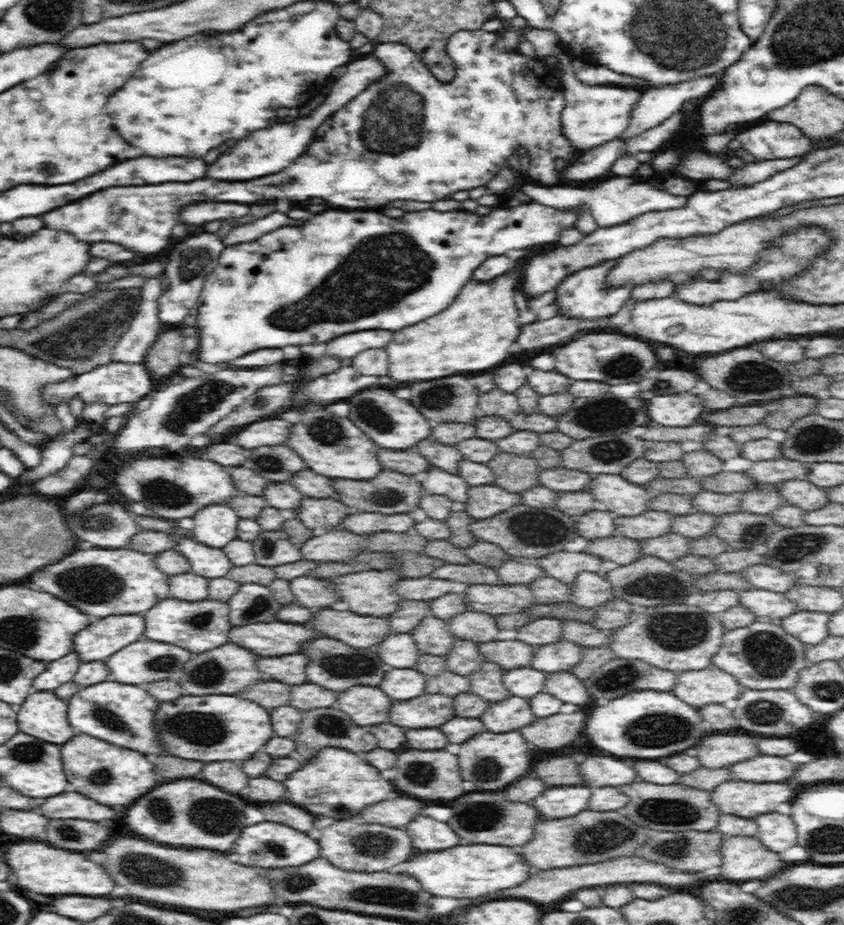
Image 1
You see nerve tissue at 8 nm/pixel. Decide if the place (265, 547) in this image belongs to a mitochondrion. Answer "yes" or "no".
yes

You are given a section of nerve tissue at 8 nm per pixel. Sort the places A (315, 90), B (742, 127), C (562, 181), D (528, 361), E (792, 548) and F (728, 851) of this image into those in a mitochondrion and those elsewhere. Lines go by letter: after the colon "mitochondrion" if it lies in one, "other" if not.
A: other
B: other
C: other
D: other
E: mitochondrion
F: other

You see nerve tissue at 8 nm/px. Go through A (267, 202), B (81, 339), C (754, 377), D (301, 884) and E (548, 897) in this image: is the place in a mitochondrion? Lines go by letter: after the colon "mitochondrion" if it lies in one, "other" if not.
A: other
B: mitochondrion
C: mitochondrion
D: mitochondrion
E: other

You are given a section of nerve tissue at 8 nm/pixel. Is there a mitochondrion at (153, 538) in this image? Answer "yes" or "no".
no

